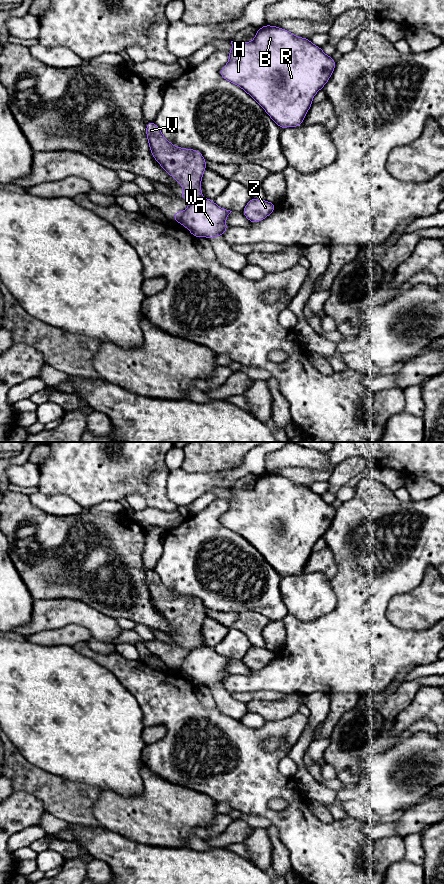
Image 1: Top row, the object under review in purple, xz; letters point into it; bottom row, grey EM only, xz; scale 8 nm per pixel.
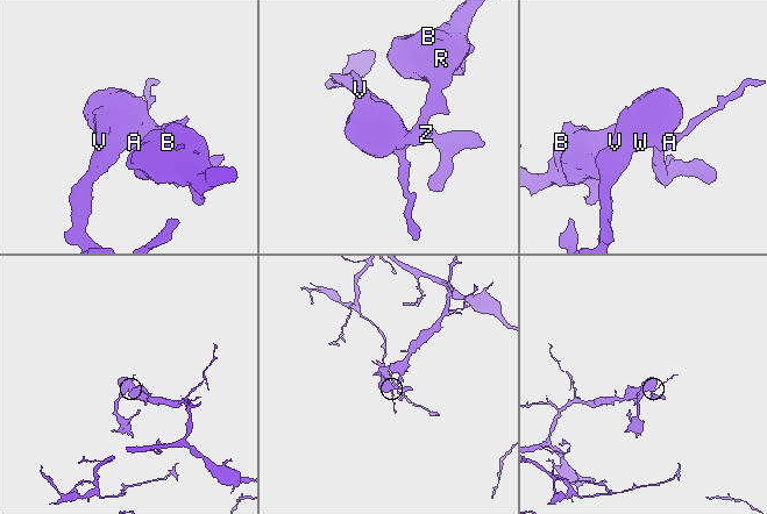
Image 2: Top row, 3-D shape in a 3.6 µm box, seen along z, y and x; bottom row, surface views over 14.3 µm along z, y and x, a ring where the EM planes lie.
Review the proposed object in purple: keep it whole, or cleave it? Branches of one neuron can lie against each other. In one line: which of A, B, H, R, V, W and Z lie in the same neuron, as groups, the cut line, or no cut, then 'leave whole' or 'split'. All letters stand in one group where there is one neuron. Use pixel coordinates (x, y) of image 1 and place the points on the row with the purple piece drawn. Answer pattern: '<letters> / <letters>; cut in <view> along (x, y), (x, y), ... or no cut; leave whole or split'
A B H R / V W Z; cut in xz along (202, 197), (190, 203); split

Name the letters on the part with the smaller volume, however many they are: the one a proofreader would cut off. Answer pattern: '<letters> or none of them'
V, W, Z

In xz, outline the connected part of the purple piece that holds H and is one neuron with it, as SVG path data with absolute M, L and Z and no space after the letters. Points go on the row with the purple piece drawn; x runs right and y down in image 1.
M268 24L256 31L253 41L231 41L231 44L233 49L227 51L229 61L220 70L220 76L250 95L281 129L301 126L314 96L329 81L336 61L308 38L297 37L288 30Z

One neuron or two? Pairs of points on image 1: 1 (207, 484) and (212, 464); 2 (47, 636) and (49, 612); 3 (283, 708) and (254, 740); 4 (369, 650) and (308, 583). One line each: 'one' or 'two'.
1: two
2: two
3: two
4: two

